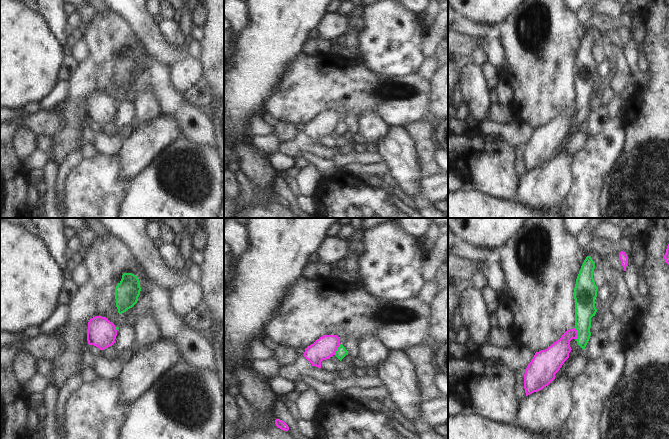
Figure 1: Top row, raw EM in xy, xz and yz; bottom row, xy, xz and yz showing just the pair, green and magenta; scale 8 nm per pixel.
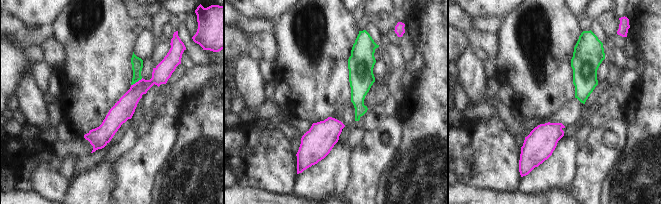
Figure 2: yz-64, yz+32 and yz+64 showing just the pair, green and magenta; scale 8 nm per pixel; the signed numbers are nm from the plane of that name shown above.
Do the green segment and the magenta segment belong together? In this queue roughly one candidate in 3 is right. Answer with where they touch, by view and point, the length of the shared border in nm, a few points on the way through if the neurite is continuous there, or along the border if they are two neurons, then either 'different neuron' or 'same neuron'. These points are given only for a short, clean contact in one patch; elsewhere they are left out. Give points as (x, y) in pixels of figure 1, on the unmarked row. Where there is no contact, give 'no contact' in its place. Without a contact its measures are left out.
yz (577, 108) | 110 nm | along yz (574, 103), (577, 109), (576, 115) | different neuron

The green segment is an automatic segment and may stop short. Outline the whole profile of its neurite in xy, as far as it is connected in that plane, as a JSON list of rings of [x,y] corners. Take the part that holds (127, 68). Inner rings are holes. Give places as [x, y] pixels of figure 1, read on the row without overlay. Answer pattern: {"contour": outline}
{"contour": [[[124,49],[115,64],[116,83],[119,90],[126,88],[137,79],[140,67],[138,53],[132,49]]]}

